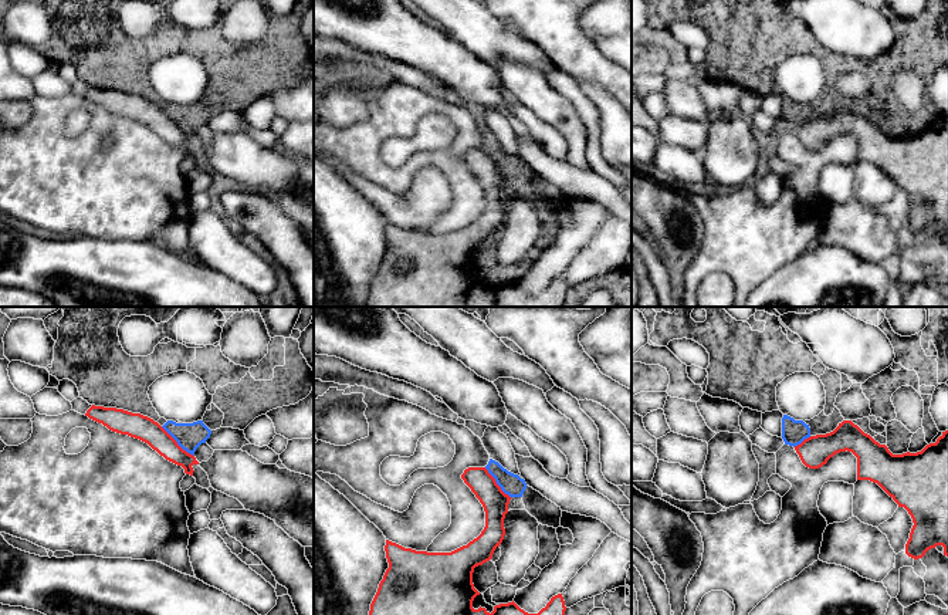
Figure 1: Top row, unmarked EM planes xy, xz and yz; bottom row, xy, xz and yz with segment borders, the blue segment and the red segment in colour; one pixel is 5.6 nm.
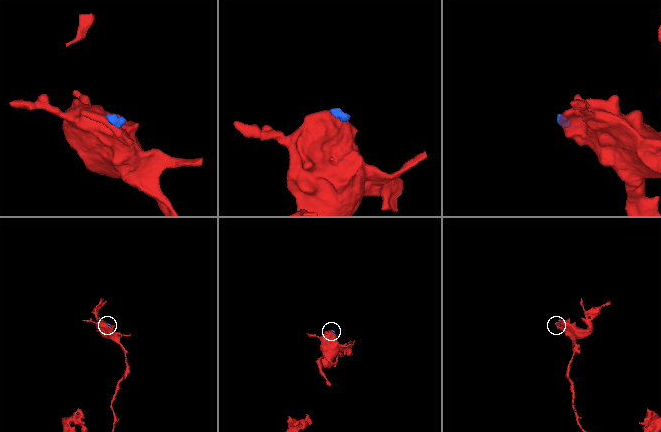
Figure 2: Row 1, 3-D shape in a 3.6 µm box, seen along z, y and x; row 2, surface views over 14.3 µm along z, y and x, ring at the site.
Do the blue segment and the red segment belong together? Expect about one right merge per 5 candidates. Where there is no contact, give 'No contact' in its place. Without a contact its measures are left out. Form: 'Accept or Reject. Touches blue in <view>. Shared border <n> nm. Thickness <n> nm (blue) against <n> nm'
Reject. Touches blue in xy. Shared border 260 nm. Thickness 160 nm (blue) against 140 nm

